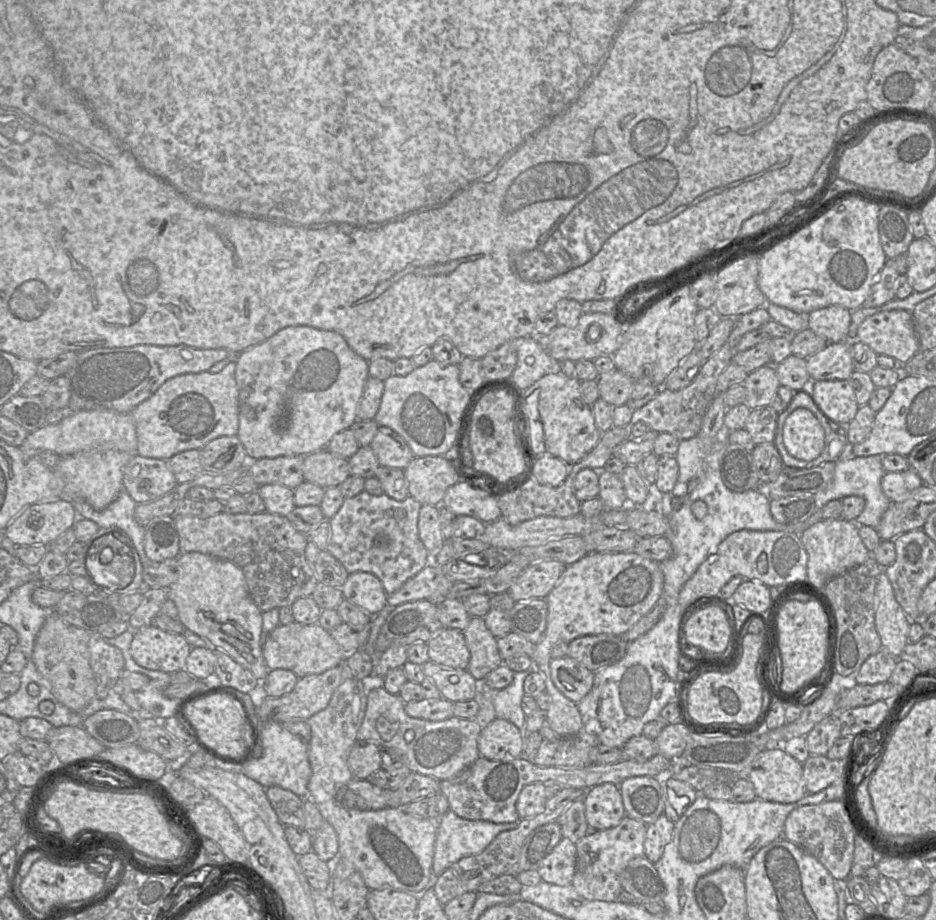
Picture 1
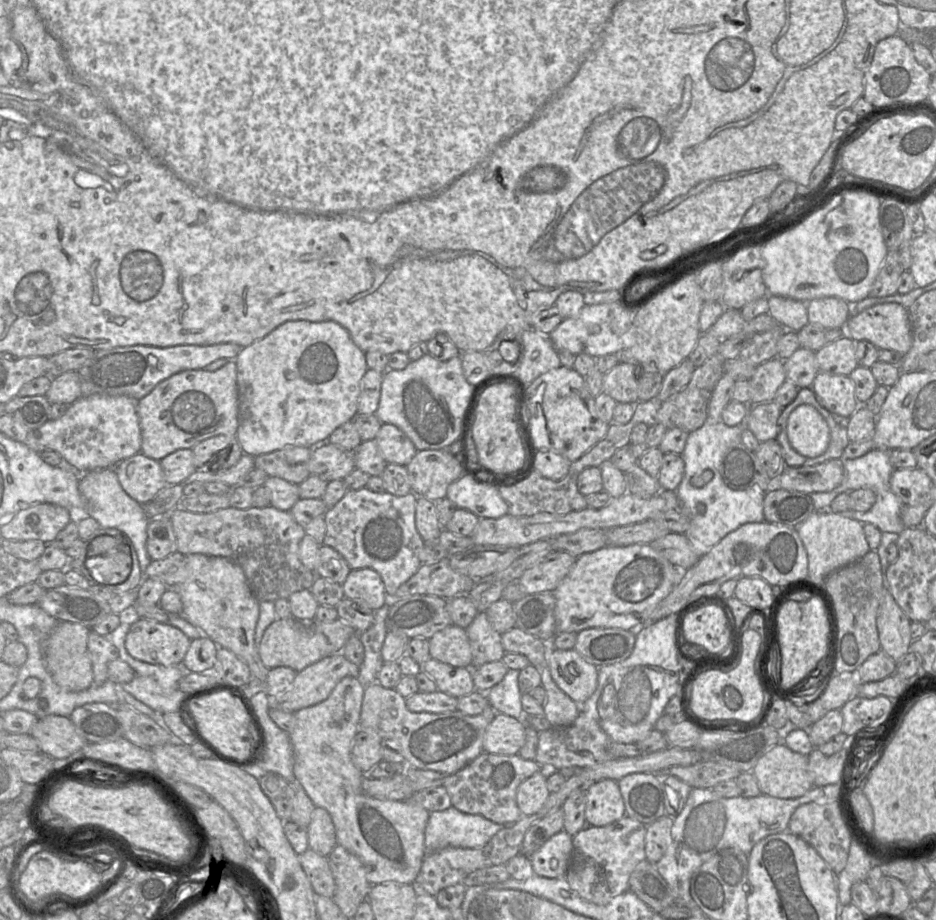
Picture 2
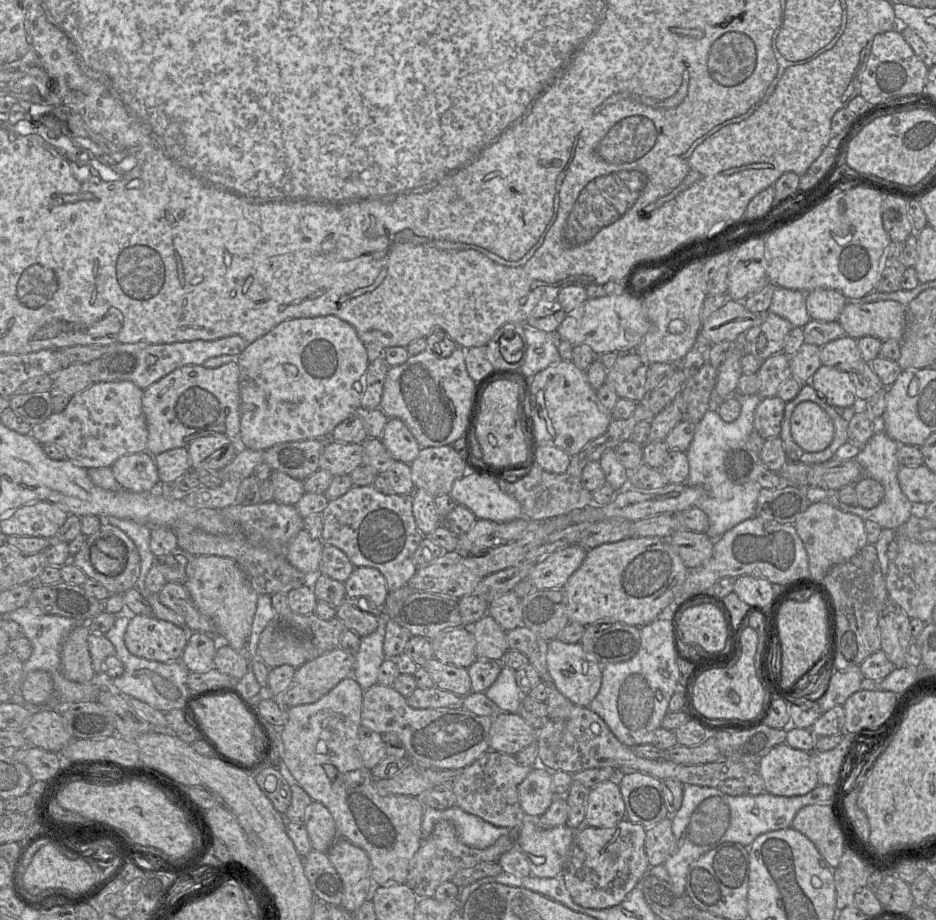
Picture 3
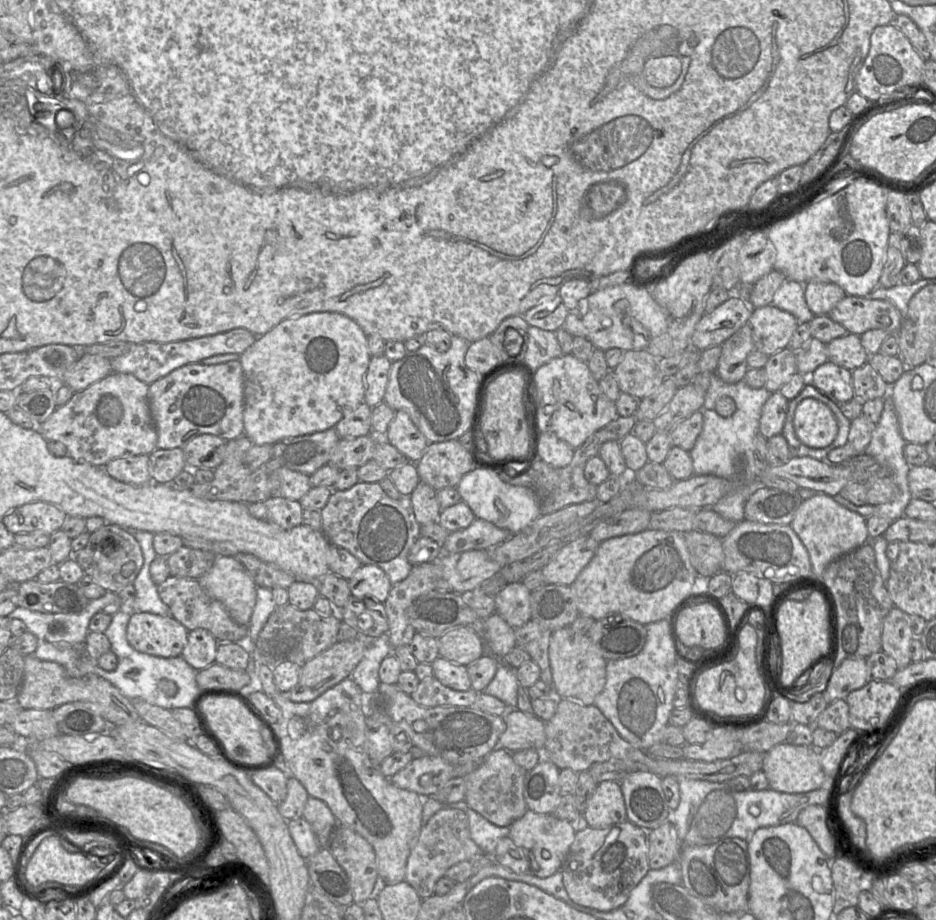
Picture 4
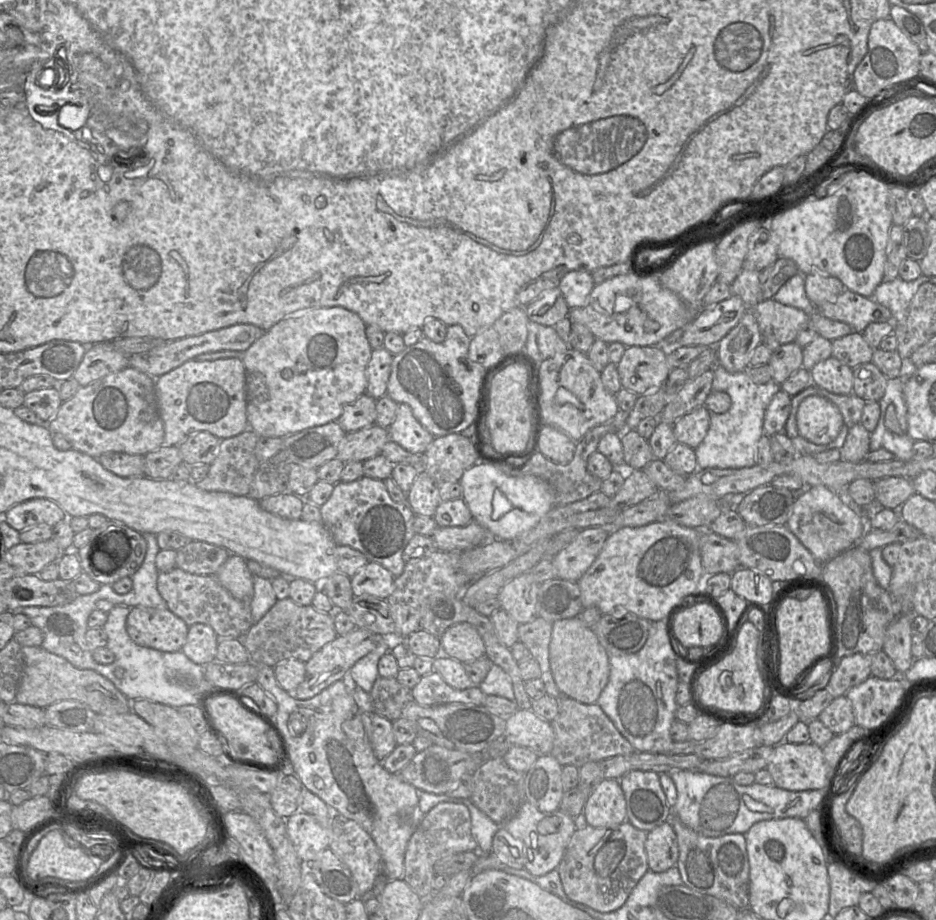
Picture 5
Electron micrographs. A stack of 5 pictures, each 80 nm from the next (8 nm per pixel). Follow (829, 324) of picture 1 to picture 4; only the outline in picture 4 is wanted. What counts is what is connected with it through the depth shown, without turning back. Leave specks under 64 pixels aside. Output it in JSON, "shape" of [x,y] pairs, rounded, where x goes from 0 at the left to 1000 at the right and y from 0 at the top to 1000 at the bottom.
{"shape":[[[869,305],[859,309],[861,329],[871,343],[885,342],[904,321],[903,316],[891,308]]]}

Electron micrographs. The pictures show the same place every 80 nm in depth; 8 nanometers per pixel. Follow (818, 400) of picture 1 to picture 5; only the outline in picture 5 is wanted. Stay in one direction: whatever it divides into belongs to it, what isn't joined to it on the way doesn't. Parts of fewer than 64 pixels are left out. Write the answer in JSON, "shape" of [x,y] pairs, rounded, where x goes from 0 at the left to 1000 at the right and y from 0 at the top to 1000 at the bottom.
{"shape":[[[890,387],[874,393],[866,402],[868,417],[890,428],[911,426],[911,401]]]}

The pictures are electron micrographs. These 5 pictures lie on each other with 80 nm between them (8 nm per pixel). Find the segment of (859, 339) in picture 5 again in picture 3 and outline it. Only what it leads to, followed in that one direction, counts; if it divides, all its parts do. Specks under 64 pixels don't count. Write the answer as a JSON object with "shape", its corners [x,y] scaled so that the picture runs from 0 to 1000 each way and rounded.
{"shape":[[[902,364],[887,371],[876,378],[876,391],[878,397],[909,405],[920,395],[923,395],[916,370]]]}

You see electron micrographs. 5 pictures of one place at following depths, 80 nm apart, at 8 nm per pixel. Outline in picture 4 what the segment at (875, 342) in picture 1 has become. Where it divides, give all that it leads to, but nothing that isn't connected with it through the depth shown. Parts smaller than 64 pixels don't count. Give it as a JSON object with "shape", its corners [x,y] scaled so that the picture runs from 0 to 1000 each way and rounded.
{"shape":[[[908,321],[896,327],[885,345],[900,353],[906,362],[917,365],[934,358],[955,364],[965,348],[962,338],[949,327]]]}

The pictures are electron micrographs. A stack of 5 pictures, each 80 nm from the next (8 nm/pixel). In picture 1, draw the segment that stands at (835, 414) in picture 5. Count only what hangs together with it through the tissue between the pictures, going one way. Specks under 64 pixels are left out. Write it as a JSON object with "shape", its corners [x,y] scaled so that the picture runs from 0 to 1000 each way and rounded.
{"shape":[[[861,443],[847,447],[839,458],[837,479],[848,498],[868,501],[881,487],[880,467],[871,451]]]}

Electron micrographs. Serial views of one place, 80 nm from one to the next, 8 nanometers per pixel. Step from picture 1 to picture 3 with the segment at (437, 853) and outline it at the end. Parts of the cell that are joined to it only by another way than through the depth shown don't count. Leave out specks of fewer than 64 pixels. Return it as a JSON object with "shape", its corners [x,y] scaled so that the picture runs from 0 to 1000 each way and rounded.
{"shape":[[[488,875],[475,880],[453,877],[451,914],[460,907],[465,896],[470,891],[483,893],[491,914],[509,923],[524,921],[534,909],[545,903],[542,899],[530,899],[511,887],[499,884]]]}

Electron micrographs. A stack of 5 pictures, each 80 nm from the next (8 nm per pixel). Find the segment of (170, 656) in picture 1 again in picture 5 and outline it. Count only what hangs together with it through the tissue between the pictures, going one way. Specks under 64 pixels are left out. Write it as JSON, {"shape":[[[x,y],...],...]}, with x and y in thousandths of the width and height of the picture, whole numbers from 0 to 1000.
{"shape":[[[139,660],[135,674],[138,692],[147,701],[176,709],[194,707],[202,680],[179,661]]]}

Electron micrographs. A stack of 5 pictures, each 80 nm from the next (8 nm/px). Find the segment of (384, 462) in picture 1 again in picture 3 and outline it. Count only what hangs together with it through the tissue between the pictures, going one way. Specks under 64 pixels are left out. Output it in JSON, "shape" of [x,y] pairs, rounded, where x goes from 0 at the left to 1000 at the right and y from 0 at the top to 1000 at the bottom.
{"shape":[[[426,454],[415,455],[406,477],[423,501],[435,504],[439,504],[450,489],[442,473]]]}

